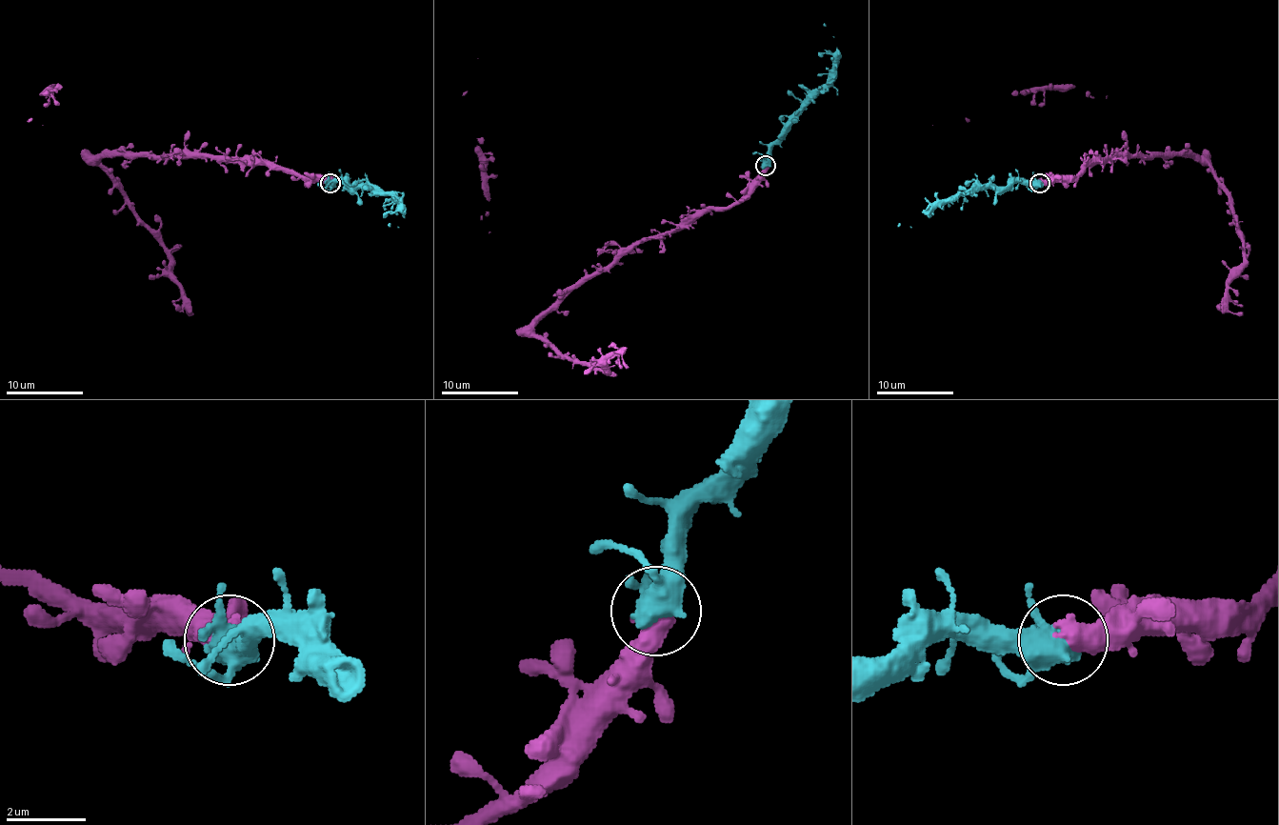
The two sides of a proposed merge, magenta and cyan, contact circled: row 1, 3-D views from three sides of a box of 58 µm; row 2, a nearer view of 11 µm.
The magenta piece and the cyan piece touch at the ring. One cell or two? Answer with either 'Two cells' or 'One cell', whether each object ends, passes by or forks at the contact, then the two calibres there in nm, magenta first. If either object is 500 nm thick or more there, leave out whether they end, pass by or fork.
One cell. Thickness 600 nm (magenta) against 440 nm

